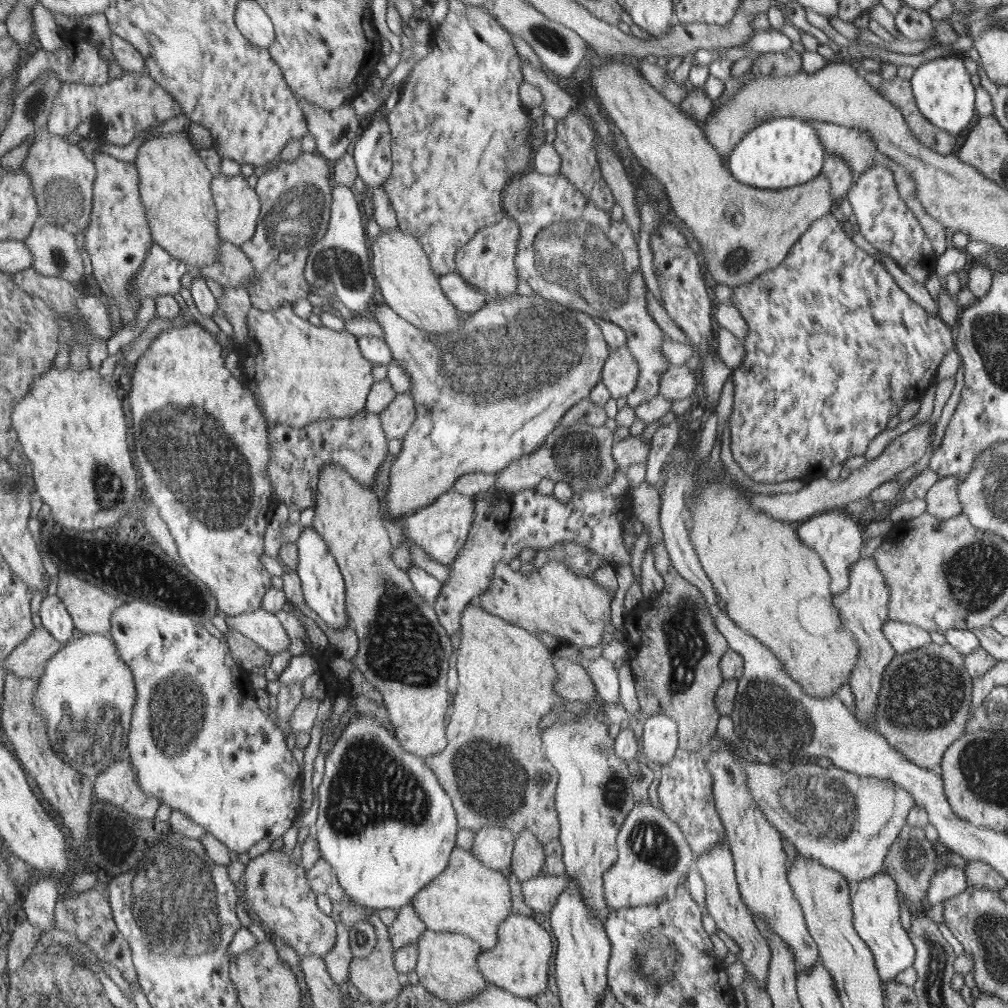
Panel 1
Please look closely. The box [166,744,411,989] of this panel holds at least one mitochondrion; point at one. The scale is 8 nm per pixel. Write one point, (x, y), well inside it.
(360, 939)

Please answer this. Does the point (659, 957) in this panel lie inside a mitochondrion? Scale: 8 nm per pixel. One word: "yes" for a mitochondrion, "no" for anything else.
yes

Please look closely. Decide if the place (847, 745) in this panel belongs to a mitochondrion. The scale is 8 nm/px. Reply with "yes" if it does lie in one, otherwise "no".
no

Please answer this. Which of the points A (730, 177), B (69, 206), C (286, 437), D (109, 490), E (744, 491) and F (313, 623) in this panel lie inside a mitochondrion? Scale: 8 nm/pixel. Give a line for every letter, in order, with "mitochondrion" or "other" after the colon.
A: other
B: mitochondrion
C: other
D: mitochondrion
E: other
F: other

